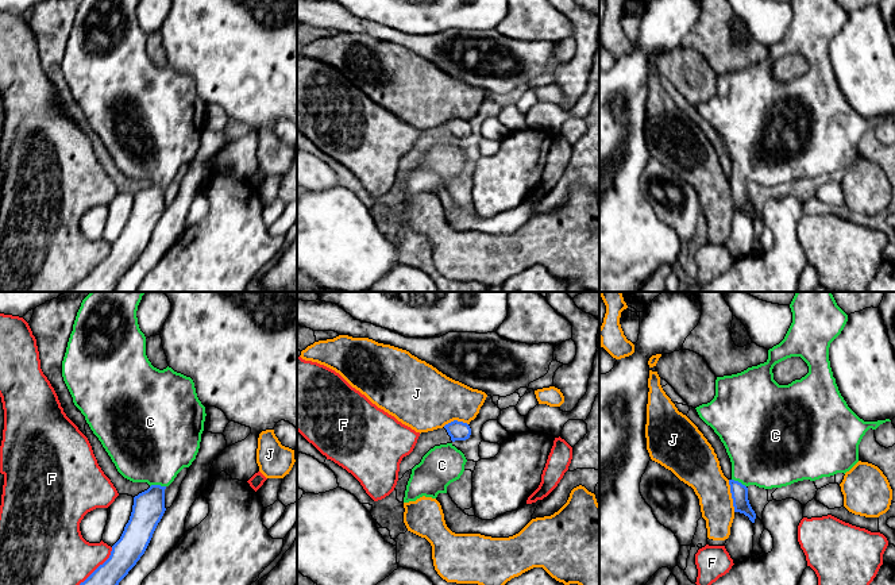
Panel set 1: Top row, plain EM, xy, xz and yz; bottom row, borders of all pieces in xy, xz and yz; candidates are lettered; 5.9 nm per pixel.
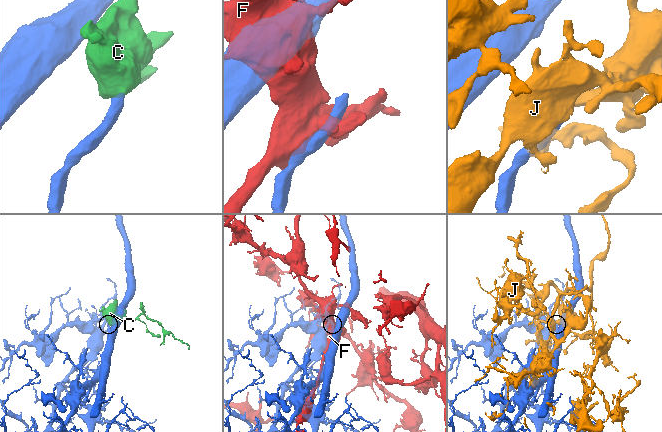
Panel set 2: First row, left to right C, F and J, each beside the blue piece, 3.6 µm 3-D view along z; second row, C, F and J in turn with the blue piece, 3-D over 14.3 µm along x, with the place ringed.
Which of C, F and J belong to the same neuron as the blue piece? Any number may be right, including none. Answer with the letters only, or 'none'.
C

